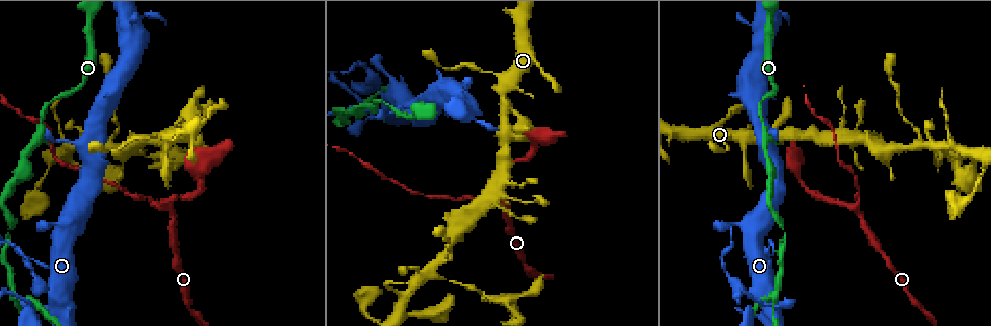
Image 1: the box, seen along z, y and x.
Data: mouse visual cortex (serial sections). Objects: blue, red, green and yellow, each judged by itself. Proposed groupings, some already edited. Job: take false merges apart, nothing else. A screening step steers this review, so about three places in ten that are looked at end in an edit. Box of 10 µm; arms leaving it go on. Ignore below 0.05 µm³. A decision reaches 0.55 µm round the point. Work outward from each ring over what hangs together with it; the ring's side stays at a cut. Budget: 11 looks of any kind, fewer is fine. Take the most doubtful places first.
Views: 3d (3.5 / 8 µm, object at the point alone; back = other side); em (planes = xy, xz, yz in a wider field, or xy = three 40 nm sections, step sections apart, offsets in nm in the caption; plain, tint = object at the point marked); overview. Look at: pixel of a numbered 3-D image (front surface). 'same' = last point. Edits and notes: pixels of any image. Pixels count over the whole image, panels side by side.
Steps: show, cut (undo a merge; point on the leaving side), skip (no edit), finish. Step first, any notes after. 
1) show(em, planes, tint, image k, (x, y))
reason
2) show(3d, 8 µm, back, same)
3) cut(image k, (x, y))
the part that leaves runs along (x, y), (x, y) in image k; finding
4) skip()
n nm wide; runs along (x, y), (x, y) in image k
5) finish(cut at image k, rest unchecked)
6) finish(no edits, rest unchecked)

show(3d, 3.5 µm, image 1, (348, 116))
two arms in line, one across

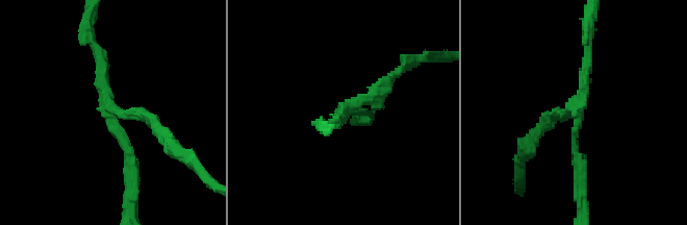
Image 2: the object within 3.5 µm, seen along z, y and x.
show(em, xy, step 1, tint, image 2, (574, 108))
3 arms; arms of 150, 150, 150 nm

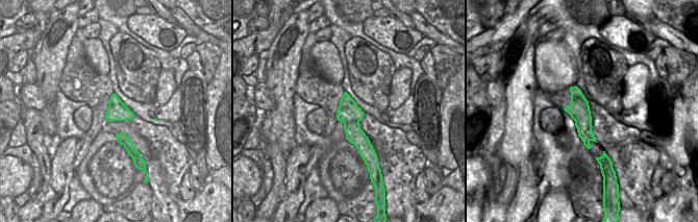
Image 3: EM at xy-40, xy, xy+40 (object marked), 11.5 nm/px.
show(em, planes, tint, same)
cut it another way

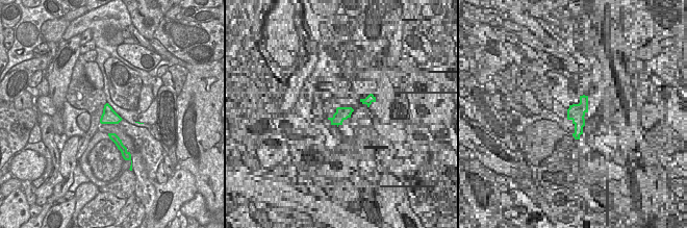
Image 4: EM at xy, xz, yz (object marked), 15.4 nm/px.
cut(image 2, (381, 93))
the part that leaves runs along (341, 114), (412, 60) in image 2; two cells meet here

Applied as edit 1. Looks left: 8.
show(3d, 8 µm, image 1, (854, 206))
arms part here

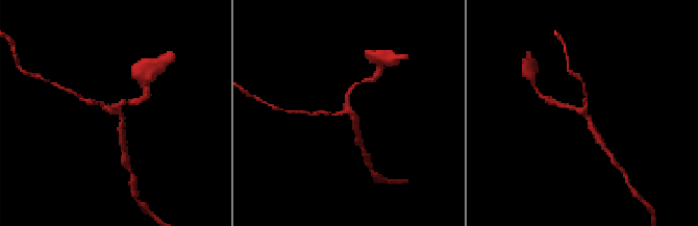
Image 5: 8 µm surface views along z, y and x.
show(3d, 3.5 µm, same)

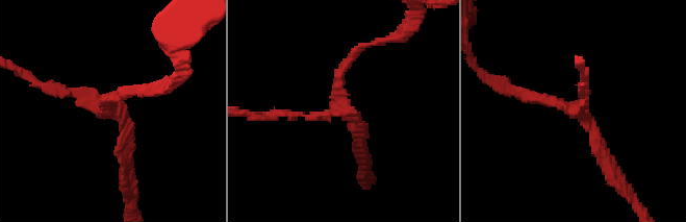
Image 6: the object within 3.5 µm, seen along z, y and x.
show(em, xy, step 5, tint, image 6, (339, 110))
3 arms; arms of 100, 150, 200 nm

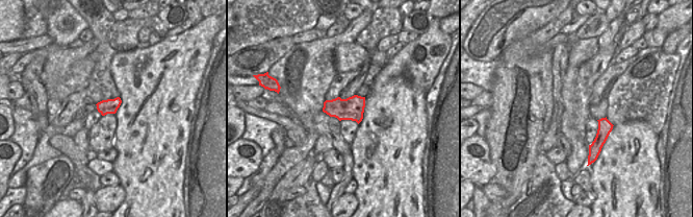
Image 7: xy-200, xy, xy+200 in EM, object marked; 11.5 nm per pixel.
skip()
260 nm wide; runs along (606, 159), (579, 108), (521, 93) in image 6; continuous, no second cell

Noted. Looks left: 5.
show(3d, 8 µm, back, image 1, (151, 138))
a narrow waist

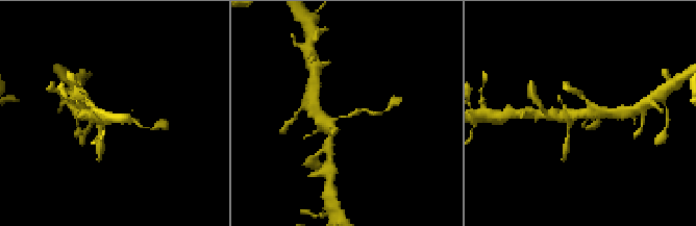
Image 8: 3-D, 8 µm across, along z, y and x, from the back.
show(em, planes, tint, same)
now the EM

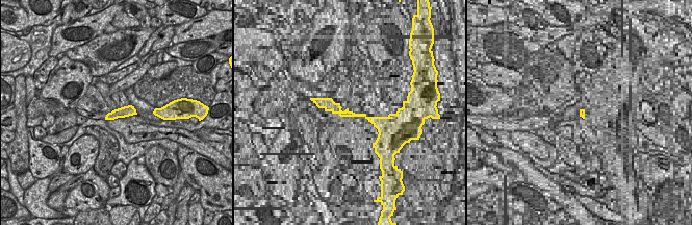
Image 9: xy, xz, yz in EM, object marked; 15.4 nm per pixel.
skip()
160 nm wide; runs along (84, 114), (129, 117), (138, 124) in image 8; one cell here

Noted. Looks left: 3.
show(3d, 3.5 µm, image 1, (157, 140))
branch point

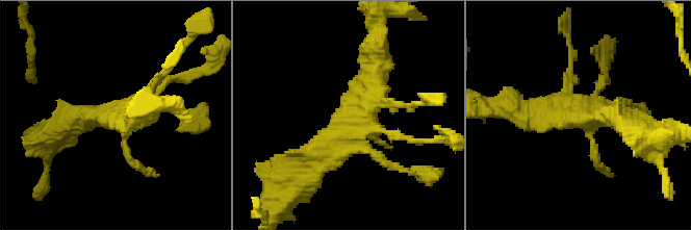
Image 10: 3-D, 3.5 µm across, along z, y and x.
show(em, xy, step 1, tint, image 10, (115, 117))

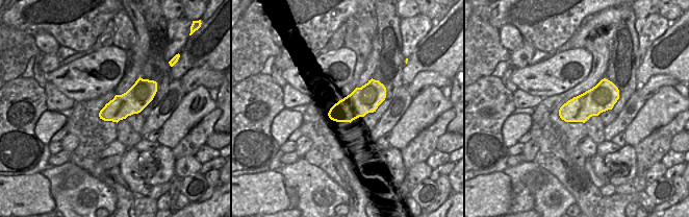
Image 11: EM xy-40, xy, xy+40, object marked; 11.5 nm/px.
skip()
320 nm wide; runs along (378, 70), (365, 116), (291, 172) in image 10; one cell here

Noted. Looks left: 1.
finish(cut at image 2, rest unchecked)

